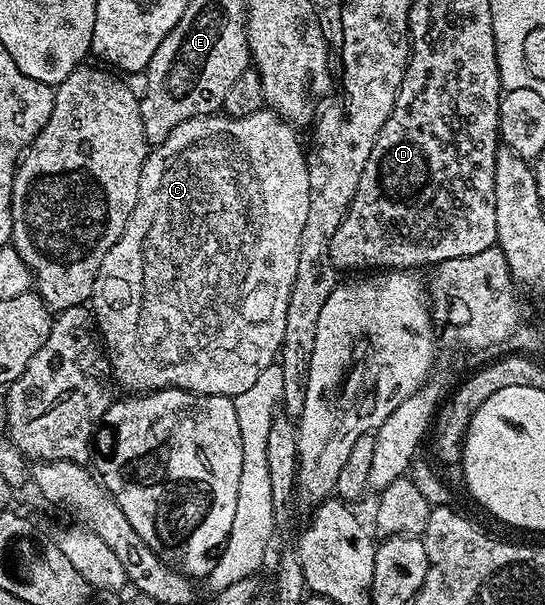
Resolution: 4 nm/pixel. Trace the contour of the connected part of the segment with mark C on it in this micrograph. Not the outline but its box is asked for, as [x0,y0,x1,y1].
[91,108,309,396]

